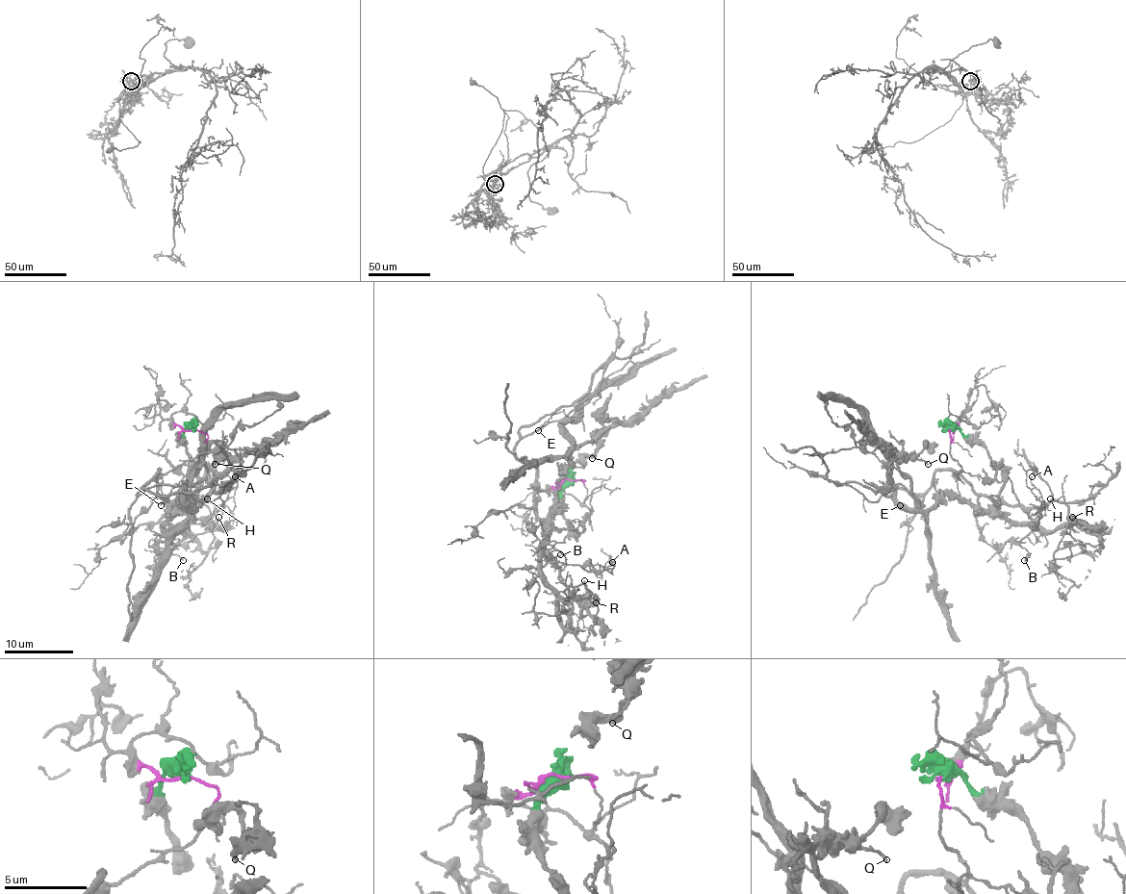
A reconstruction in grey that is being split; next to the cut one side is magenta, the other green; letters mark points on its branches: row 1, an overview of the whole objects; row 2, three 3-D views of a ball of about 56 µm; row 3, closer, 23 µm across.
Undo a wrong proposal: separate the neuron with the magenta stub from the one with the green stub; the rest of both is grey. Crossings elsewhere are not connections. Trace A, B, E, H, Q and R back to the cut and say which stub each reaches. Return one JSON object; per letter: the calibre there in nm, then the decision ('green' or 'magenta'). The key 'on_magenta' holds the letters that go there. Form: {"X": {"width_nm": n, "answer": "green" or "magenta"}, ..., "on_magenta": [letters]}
{"A": {"width_nm": 120, "answer": "magenta"}, "B": {"width_nm": 120, "answer": "magenta"}, "E": {"width_nm": 110, "answer": "magenta"}, "H": {"width_nm": 130, "answer": "magenta"}, "Q": {"width_nm": 170, "answer": "green"}, "R": {"width_nm": 280, "answer": "green"}, "on_magenta": ["A", "B", "E", "H"]}

